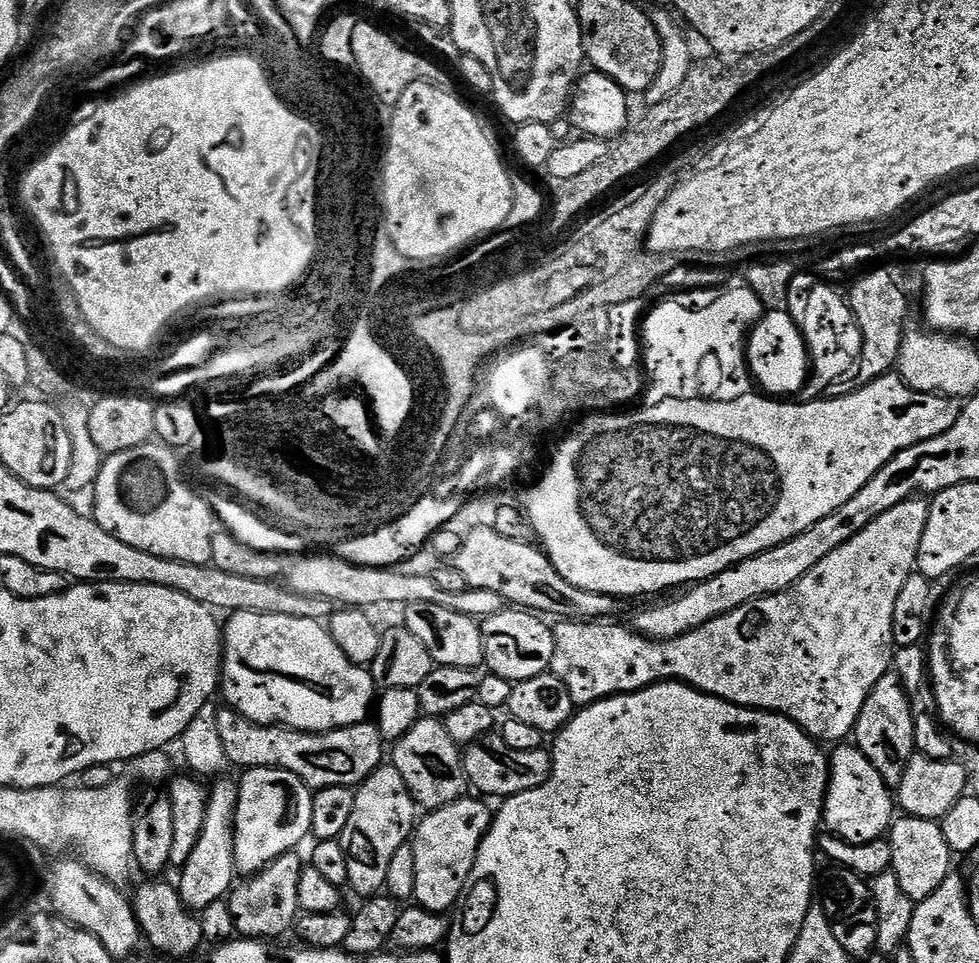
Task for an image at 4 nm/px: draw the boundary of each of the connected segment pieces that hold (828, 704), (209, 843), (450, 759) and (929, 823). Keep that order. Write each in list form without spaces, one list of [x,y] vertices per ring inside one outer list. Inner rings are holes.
[[[924,498],[904,500],[894,510],[886,510],[850,542],[838,546],[818,566],[798,578],[794,586],[773,596],[763,596],[738,606],[669,640],[651,640],[631,627],[616,622],[581,622],[564,620],[552,628],[554,658],[551,672],[570,690],[573,705],[587,706],[610,696],[637,692],[661,682],[689,684],[708,696],[716,696],[739,708],[775,712],[794,721],[807,736],[817,742],[844,742],[856,731],[858,714],[882,677],[889,675],[893,663],[892,623],[894,602],[906,578],[916,568],[922,530],[926,530],[929,501]]]
[[[235,779],[215,781],[212,792],[207,793],[205,806],[205,824],[202,826],[201,837],[194,846],[189,861],[179,873],[178,891],[182,902],[193,913],[200,914],[211,903],[225,899],[234,887],[237,879],[236,859],[234,858],[234,834],[236,833],[236,794],[238,784]]]
[[[420,718],[411,730],[395,741],[390,752],[390,760],[402,774],[406,786],[412,792],[412,799],[421,809],[441,808],[465,795],[466,777],[464,761],[458,745],[450,738],[443,723],[436,718]]]
[[[904,814],[893,823],[890,829],[892,846],[892,873],[898,878],[902,890],[910,894],[914,901],[925,900],[942,886],[942,882],[953,871],[954,854],[942,834],[939,823],[935,820],[923,820]]]

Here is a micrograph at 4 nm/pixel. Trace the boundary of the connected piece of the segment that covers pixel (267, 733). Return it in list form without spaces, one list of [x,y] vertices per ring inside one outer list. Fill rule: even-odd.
[[[227,706],[221,707],[217,716],[219,737],[229,765],[237,764],[240,770],[281,768],[302,778],[313,790],[330,786],[355,789],[386,760],[386,741],[372,722],[335,728],[332,732],[295,732],[293,728],[256,724]]]

